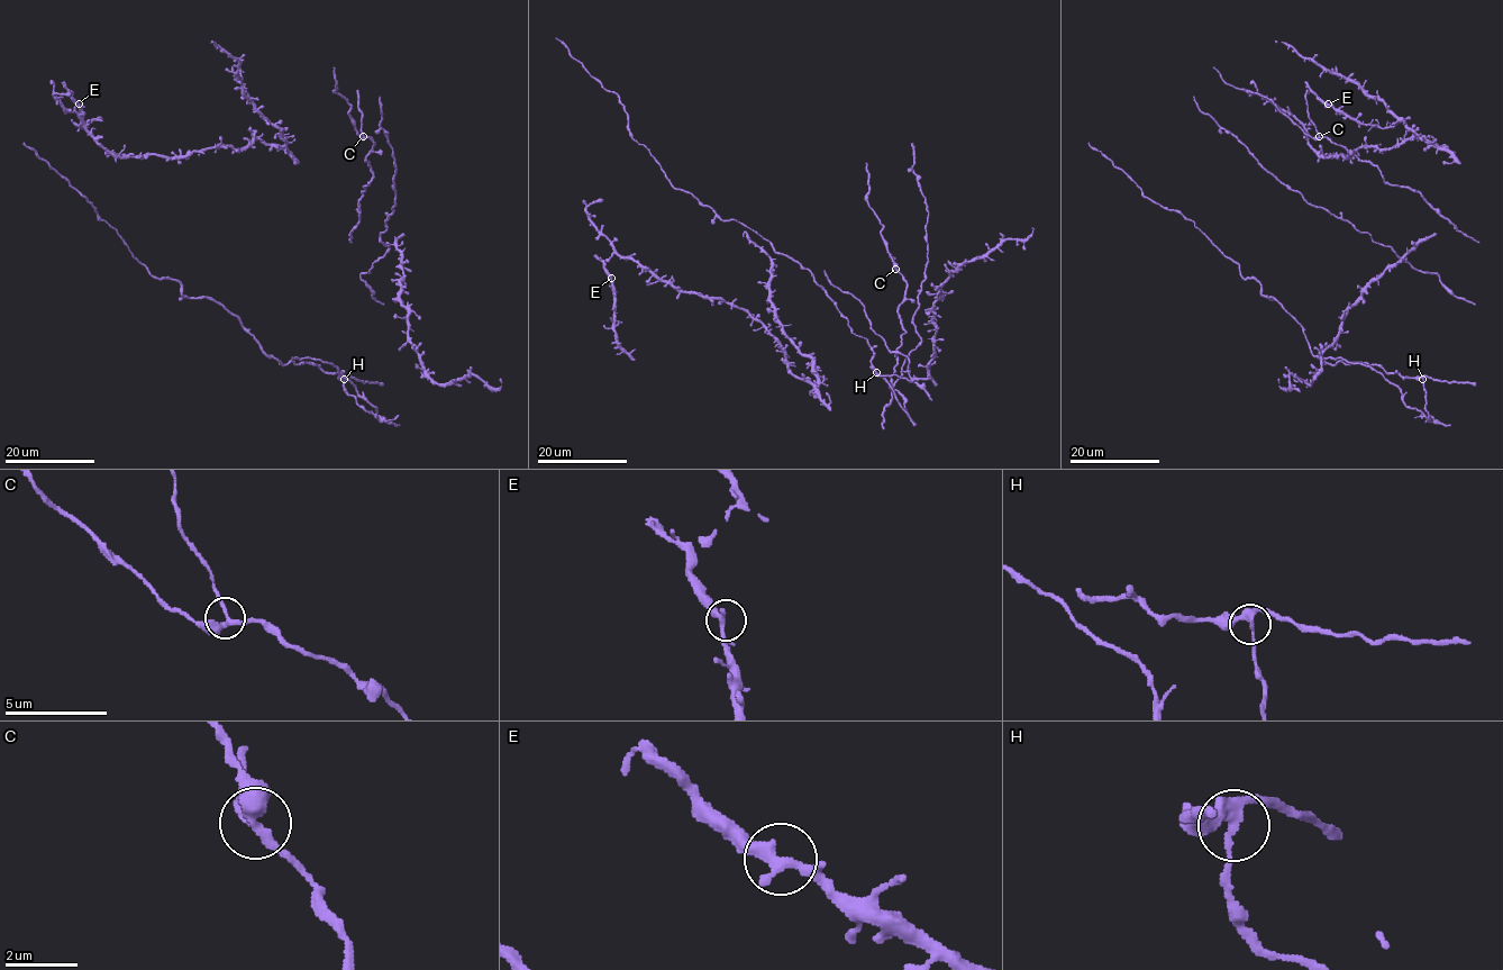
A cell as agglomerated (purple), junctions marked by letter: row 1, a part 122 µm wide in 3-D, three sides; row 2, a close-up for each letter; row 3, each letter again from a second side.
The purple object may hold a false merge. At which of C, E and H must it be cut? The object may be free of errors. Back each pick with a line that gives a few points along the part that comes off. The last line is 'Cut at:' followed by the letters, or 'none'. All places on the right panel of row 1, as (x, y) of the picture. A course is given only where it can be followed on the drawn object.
H: foreign part runs (1422, 379), (1424, 406), (1430, 417), (1427, 418), (1409, 408), (1397, 387), (1377, 371), (1341, 357), (1321, 357)
Cut at: H

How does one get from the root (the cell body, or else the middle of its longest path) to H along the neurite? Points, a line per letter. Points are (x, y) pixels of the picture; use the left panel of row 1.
H: (333, 363), (376, 408), (377, 418), (347, 393), (344, 379)

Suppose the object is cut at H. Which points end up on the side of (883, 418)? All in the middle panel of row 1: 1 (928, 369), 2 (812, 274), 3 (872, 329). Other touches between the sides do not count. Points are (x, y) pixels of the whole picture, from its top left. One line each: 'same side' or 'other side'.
1: same side
2: same side
3: other side

